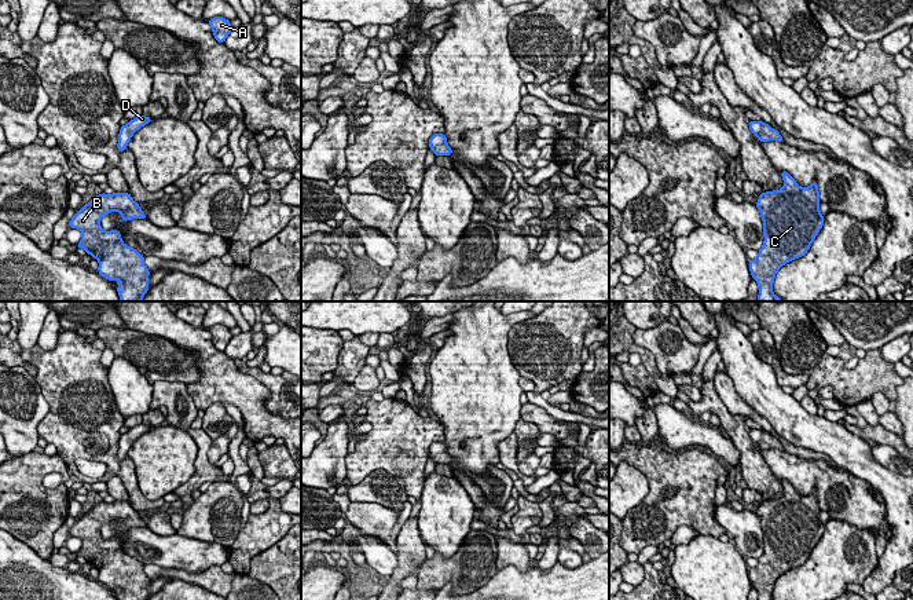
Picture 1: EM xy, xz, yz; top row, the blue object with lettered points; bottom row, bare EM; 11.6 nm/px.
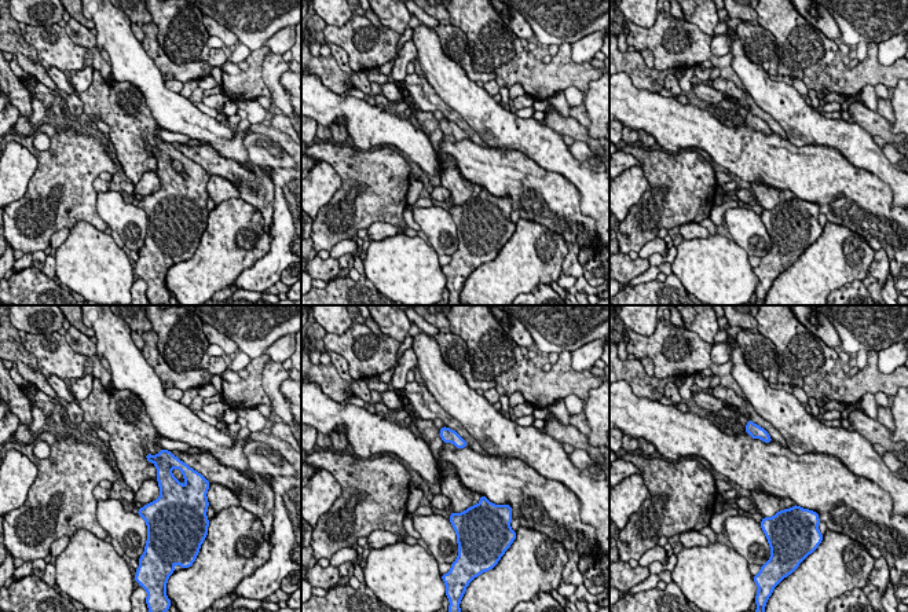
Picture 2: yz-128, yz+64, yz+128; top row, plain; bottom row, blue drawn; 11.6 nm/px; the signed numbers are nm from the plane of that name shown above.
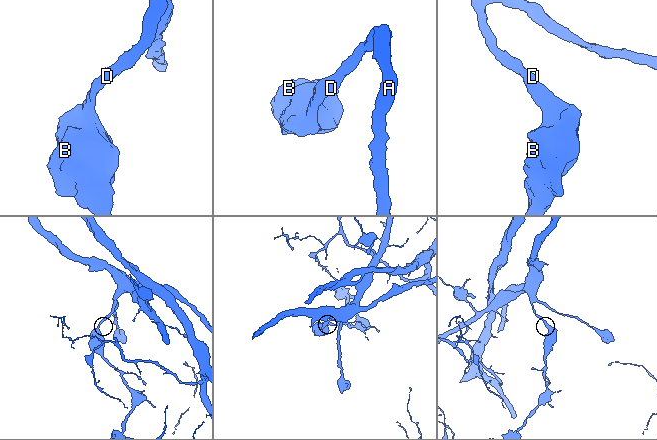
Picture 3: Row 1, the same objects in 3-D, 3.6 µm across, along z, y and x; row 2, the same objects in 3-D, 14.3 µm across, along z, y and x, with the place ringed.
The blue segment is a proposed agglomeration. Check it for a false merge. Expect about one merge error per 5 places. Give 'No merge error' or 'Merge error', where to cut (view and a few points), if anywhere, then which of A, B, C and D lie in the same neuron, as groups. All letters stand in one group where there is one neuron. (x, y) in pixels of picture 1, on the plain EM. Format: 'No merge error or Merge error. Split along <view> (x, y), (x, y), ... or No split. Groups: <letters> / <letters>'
No merge error. No split. Groups: A B C D

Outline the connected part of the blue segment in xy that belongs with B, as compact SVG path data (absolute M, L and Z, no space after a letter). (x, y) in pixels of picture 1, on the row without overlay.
M102 501L69 530L70 537L82 541L77 556L82 556L99 570L98 581L106 588L121 589L117 600L147 600L150 579L143 570L144 564L125 553L118 538L104 539L100 535L102 524L114 519L121 522L122 530L147 527L129 501Z

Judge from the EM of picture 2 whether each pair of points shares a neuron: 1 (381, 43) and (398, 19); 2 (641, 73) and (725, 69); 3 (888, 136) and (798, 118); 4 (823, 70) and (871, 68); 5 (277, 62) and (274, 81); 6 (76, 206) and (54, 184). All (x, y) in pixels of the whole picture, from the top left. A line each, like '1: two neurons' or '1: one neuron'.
1: two neurons
2: two neurons
3: two neurons
4: one neuron
5: one neuron
6: one neuron

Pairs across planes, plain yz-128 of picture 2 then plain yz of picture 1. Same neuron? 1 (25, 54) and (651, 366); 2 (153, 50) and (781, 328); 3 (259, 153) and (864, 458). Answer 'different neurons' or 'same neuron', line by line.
1: same neuron
2: different neurons
3: different neurons

